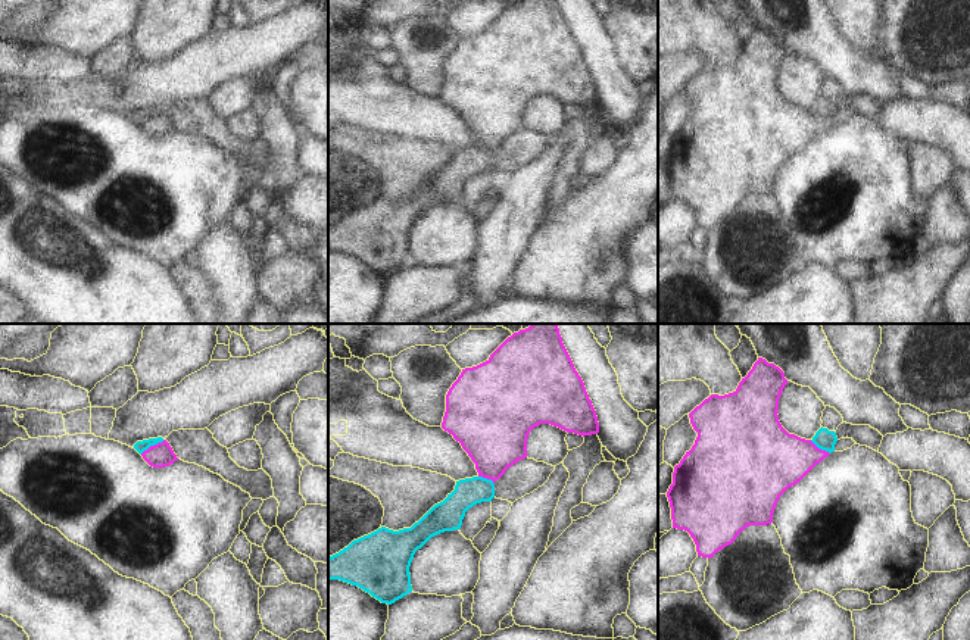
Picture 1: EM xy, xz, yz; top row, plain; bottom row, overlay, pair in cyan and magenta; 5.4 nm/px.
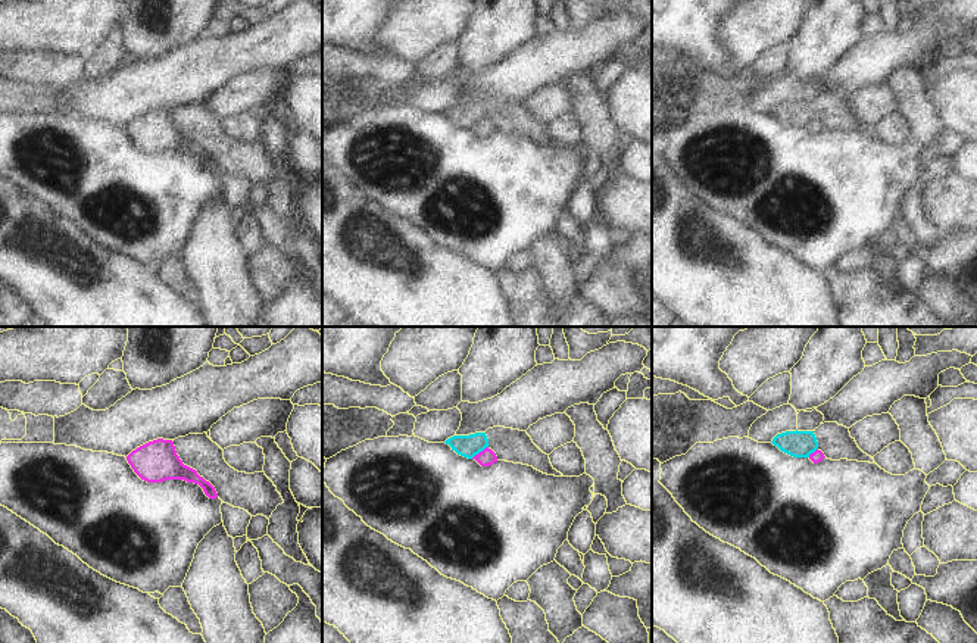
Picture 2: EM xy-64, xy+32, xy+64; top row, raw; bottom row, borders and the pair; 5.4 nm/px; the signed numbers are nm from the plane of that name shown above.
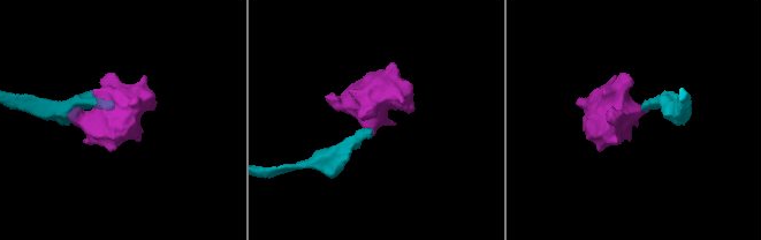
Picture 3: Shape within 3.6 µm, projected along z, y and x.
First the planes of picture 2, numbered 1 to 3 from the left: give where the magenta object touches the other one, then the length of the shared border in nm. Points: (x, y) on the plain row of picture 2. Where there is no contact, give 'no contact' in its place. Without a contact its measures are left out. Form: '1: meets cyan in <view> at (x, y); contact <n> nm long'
1: no contact
2: meets cyan in xy+32 at (478, 122); contact 120 nm long
3: meets cyan in xy+64 at (812, 122); contact 80 nm long

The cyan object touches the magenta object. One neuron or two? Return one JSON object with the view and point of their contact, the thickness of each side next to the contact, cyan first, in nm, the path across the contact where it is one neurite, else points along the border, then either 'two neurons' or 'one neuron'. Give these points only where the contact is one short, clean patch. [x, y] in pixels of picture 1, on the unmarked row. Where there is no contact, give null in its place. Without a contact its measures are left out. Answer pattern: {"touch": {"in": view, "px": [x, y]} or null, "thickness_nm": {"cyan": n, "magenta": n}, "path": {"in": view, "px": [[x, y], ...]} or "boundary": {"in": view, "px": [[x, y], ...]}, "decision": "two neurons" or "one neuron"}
{"touch": {"in": "xy", "px": [152, 115]}, "thickness_nm": {"cyan": 60, "magenta": 130}, "boundary": {"in": "xy", "px": [[164, 111], [150, 115], [140, 124]]}, "decision": "two neurons"}

